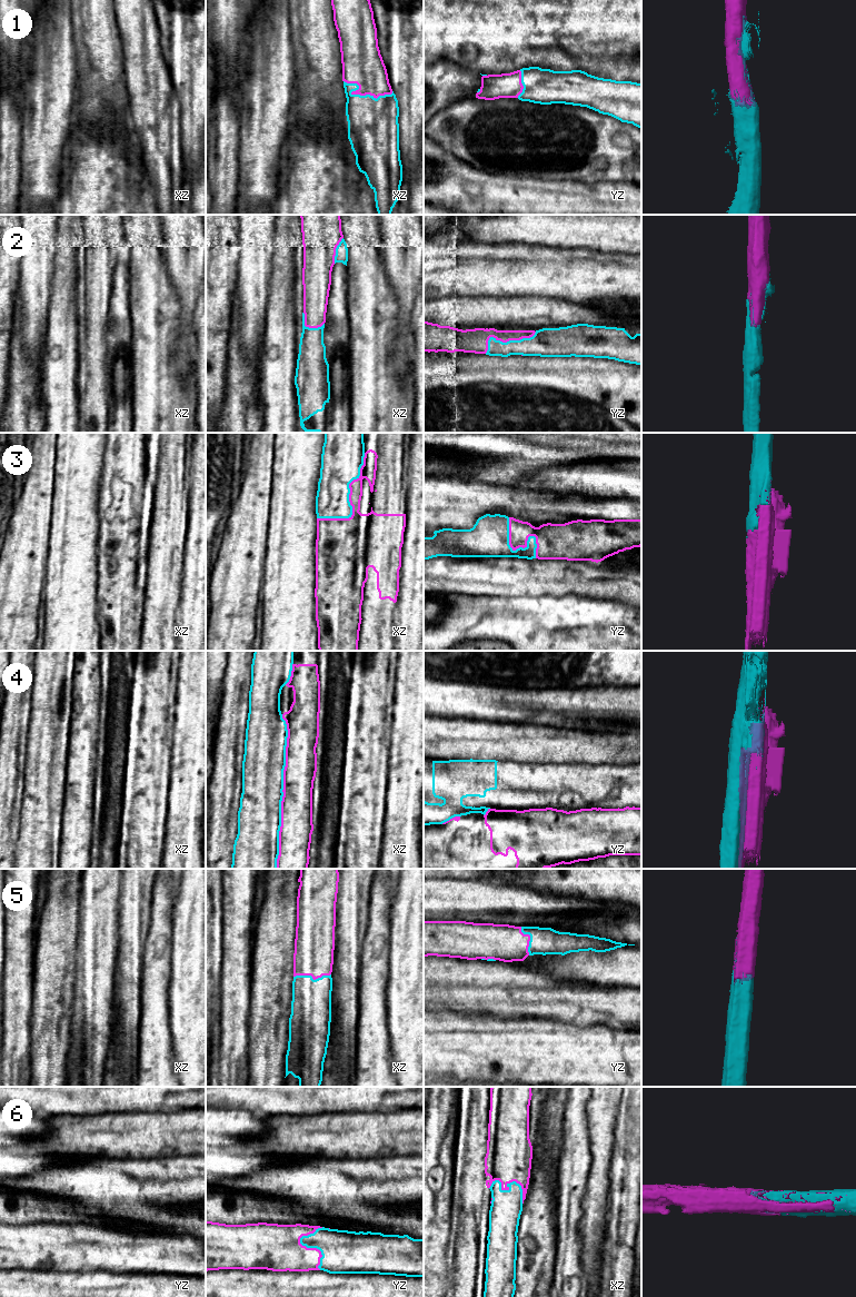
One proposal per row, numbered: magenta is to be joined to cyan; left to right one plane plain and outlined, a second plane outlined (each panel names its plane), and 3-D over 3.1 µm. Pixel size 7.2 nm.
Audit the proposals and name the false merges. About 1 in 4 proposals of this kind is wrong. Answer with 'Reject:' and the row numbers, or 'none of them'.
Reject: 4

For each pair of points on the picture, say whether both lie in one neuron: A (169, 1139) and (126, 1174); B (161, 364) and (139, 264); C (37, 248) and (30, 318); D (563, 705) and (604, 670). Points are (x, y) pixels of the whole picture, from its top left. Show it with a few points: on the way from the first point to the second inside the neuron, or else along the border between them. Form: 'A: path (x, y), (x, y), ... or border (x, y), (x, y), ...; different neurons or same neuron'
A: border (171, 1156), (119, 1158); different neurons
B: path (153, 339), (153, 299), (150, 288); same neuron
C: path (37, 266), (35, 300); same neuron
D: border (611, 686), (559, 689); different neurons

